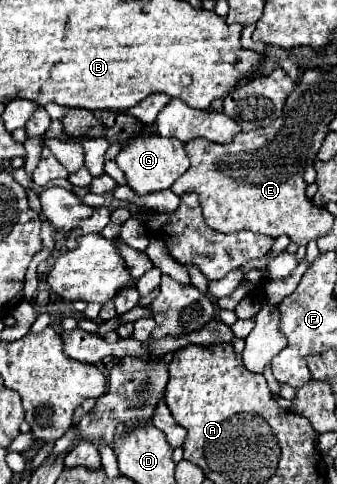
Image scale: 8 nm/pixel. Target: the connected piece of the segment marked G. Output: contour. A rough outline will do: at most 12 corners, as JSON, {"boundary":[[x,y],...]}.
{"boundary":[[129,138],[115,160],[139,194],[171,188],[189,166],[183,144]]}

